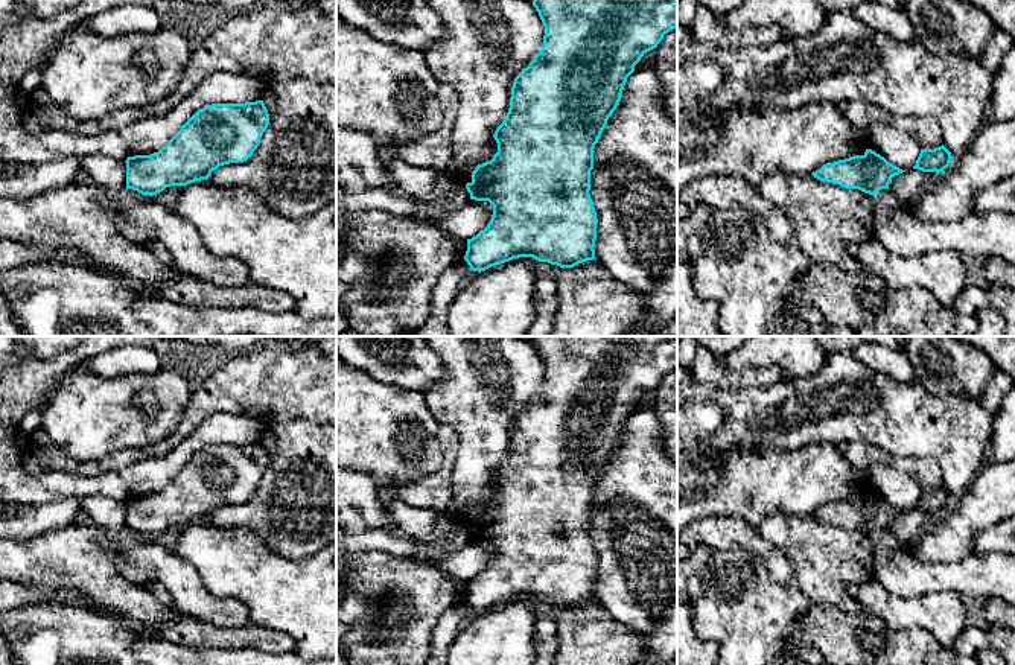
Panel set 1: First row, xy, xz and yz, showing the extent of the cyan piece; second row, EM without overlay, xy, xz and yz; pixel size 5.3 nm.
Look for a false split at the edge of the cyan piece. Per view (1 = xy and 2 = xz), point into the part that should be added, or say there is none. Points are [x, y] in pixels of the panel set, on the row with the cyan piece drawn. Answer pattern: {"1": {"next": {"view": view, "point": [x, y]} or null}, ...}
{"1": {"next": null}, "2": {"next": null}}

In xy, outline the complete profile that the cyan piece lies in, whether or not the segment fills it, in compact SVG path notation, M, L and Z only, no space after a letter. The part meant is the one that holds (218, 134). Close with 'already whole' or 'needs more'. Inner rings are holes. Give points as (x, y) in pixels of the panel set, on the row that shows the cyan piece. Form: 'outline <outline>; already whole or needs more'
outline M263 100L207 105L198 110L158 152L126 158L126 189L157 195L170 186L207 180L219 166L247 161L257 149L268 125L269 114Z; already whole

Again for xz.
outline M533 0L533 6L545 26L542 50L514 78L508 113L493 134L498 152L490 161L478 164L466 184L470 199L493 205L487 227L467 239L464 260L478 272L519 257L563 269L597 259L598 219L589 193L593 148L619 105L635 65L657 47L665 33L677 29L677 0Z; already whole

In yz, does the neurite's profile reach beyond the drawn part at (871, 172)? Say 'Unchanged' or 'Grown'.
Unchanged

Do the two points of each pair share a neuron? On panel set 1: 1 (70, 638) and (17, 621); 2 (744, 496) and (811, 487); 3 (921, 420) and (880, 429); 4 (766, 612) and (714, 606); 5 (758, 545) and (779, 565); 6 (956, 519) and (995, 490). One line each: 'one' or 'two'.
1: one
2: one
3: one
4: one
5: one
6: one

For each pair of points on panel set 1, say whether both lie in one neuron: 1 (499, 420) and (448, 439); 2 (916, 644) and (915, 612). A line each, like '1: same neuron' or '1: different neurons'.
1: different neurons
2: different neurons

